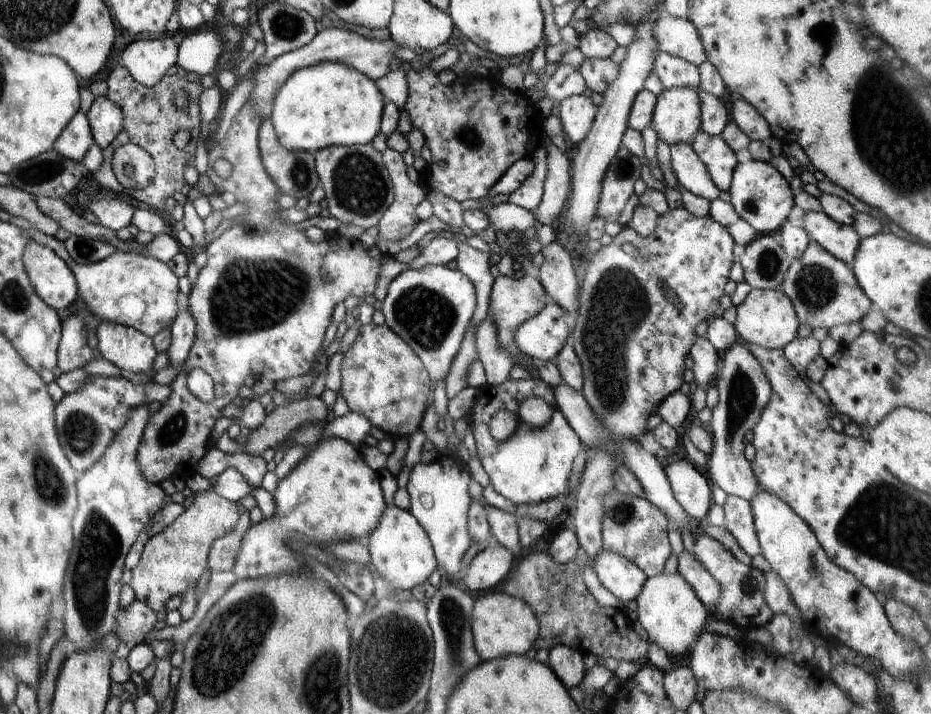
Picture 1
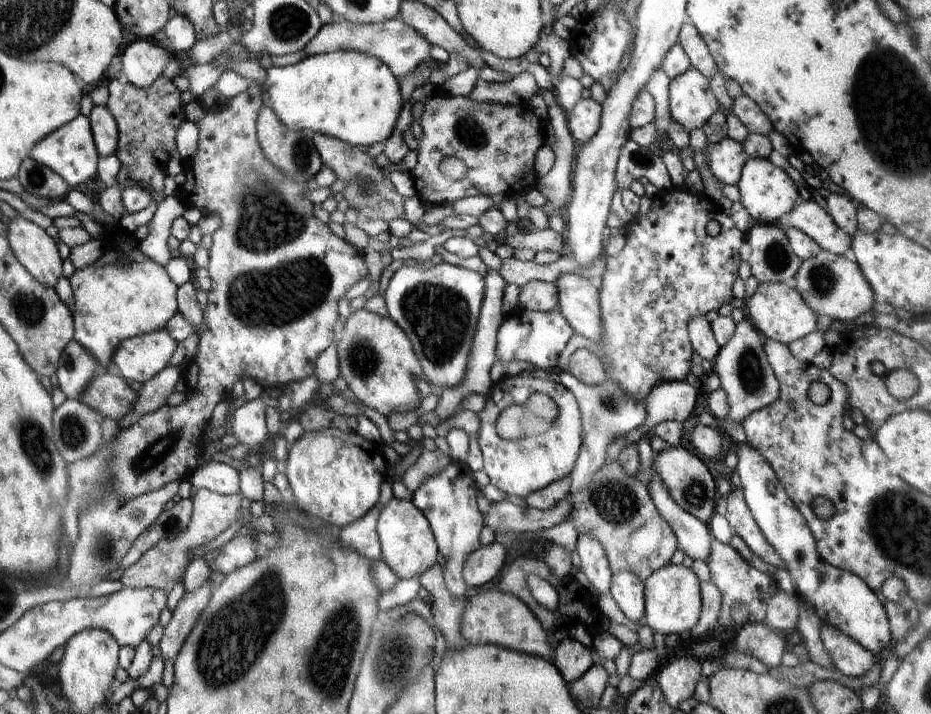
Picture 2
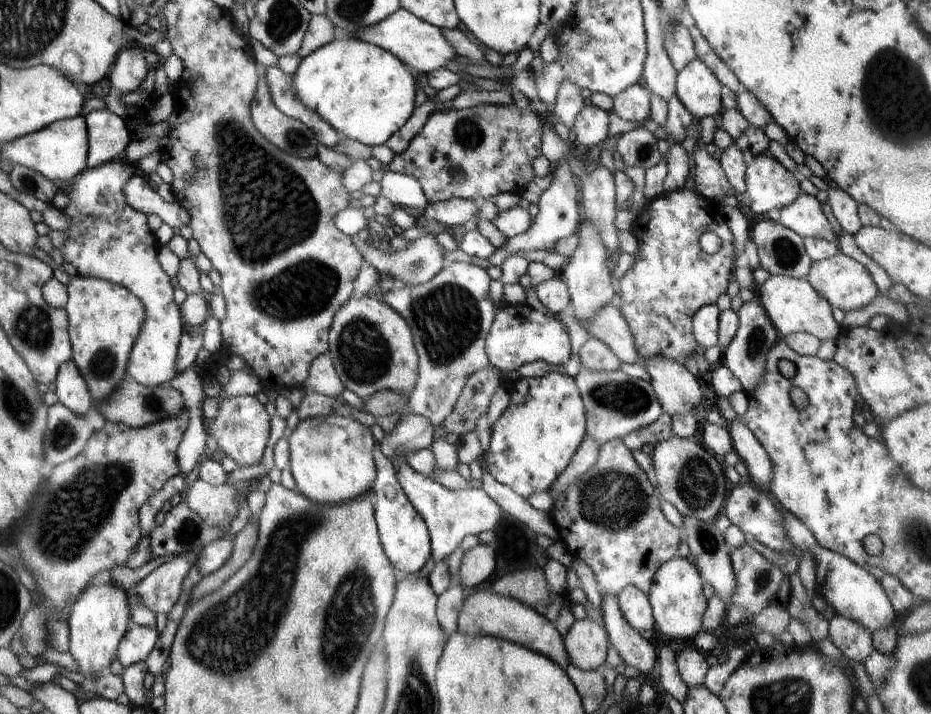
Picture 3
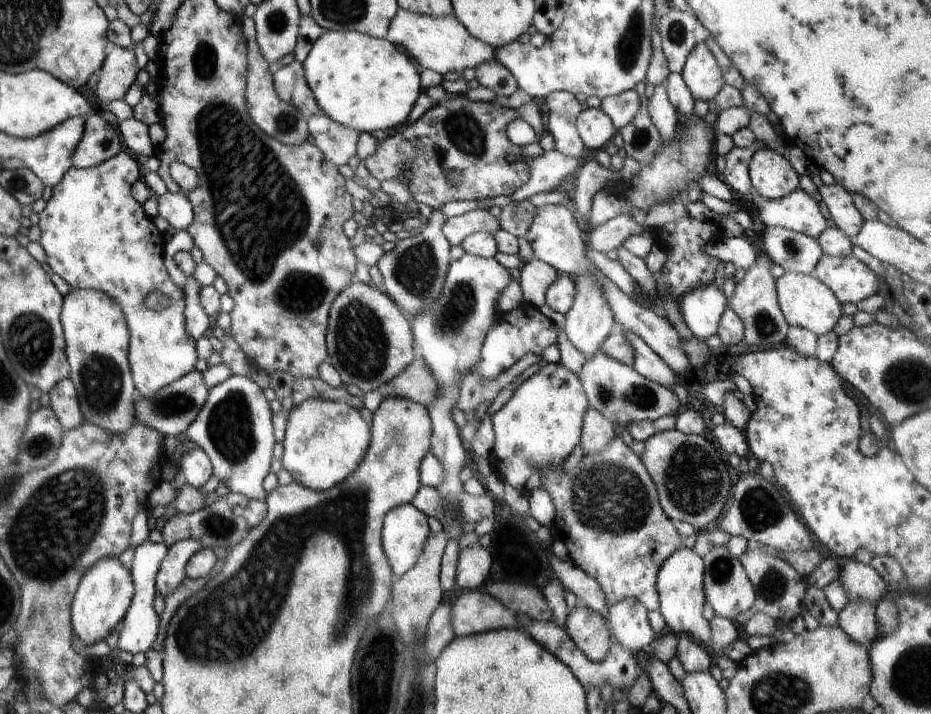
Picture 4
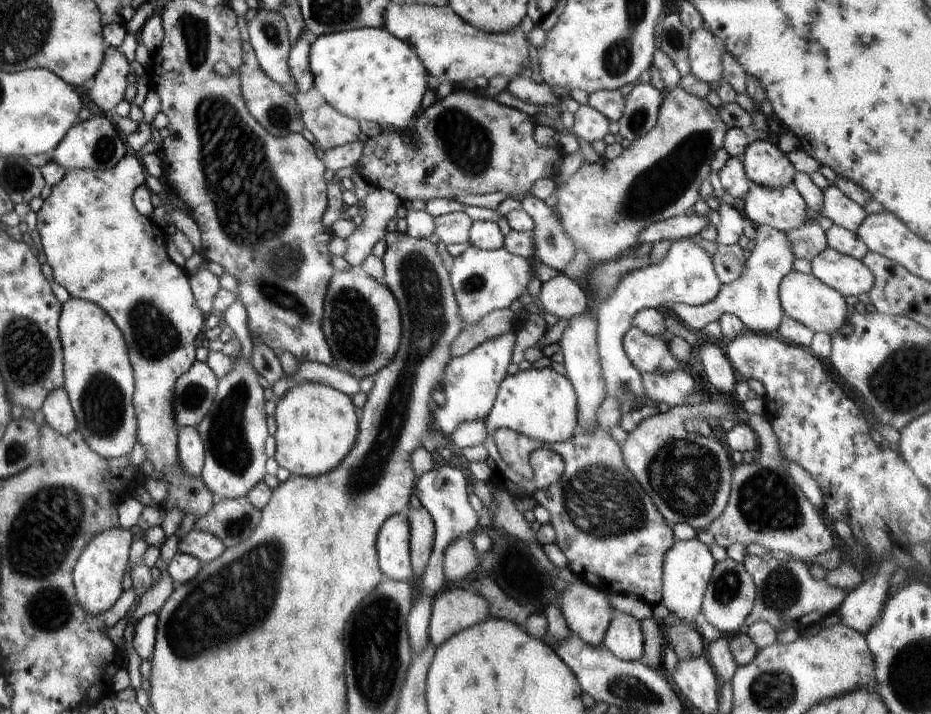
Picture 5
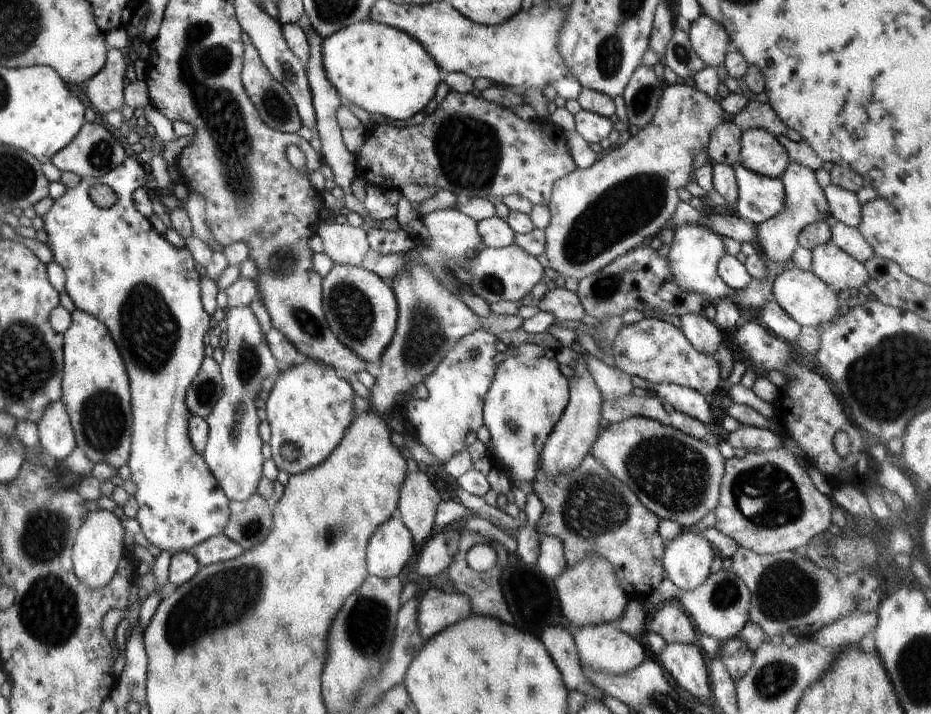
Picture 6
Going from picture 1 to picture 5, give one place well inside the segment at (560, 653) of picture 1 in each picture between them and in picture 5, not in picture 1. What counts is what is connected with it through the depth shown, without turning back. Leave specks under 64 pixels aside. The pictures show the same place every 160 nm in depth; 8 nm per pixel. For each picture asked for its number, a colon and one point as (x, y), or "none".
2: (571, 658)
3: (587, 643)
4: (587, 629)
5: (586, 609)

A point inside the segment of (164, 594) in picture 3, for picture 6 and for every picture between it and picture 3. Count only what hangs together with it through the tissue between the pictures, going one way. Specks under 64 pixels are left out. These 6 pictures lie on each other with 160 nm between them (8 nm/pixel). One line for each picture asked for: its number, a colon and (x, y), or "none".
4: (171, 572)
5: (207, 547)
6: (217, 549)

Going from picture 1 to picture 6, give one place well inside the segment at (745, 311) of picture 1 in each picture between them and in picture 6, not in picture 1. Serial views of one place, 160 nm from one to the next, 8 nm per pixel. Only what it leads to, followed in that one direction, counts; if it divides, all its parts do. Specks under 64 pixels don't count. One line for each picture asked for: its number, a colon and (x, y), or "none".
2: (776, 310)
3: (795, 307)
4: (805, 302)
5: (804, 298)
6: (807, 300)

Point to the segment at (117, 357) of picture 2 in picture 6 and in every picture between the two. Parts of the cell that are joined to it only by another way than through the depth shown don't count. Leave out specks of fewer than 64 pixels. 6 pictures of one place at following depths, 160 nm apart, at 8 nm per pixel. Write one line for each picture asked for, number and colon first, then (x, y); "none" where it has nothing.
3: (107, 239)
4: (96, 236)
5: (100, 248)
6: (146, 291)

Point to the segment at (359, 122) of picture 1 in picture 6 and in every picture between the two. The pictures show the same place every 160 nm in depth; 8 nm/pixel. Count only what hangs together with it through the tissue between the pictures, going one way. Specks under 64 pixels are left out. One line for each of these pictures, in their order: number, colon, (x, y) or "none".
2: (354, 97)
3: (363, 91)
4: (367, 84)
5: (366, 74)
6: (382, 70)

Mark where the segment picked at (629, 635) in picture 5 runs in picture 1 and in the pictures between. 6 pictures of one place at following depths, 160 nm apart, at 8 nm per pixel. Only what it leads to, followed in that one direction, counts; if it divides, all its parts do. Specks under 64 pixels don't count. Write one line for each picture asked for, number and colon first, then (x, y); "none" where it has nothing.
1: (623, 578)
2: (627, 590)
3: (635, 608)
4: (628, 618)

